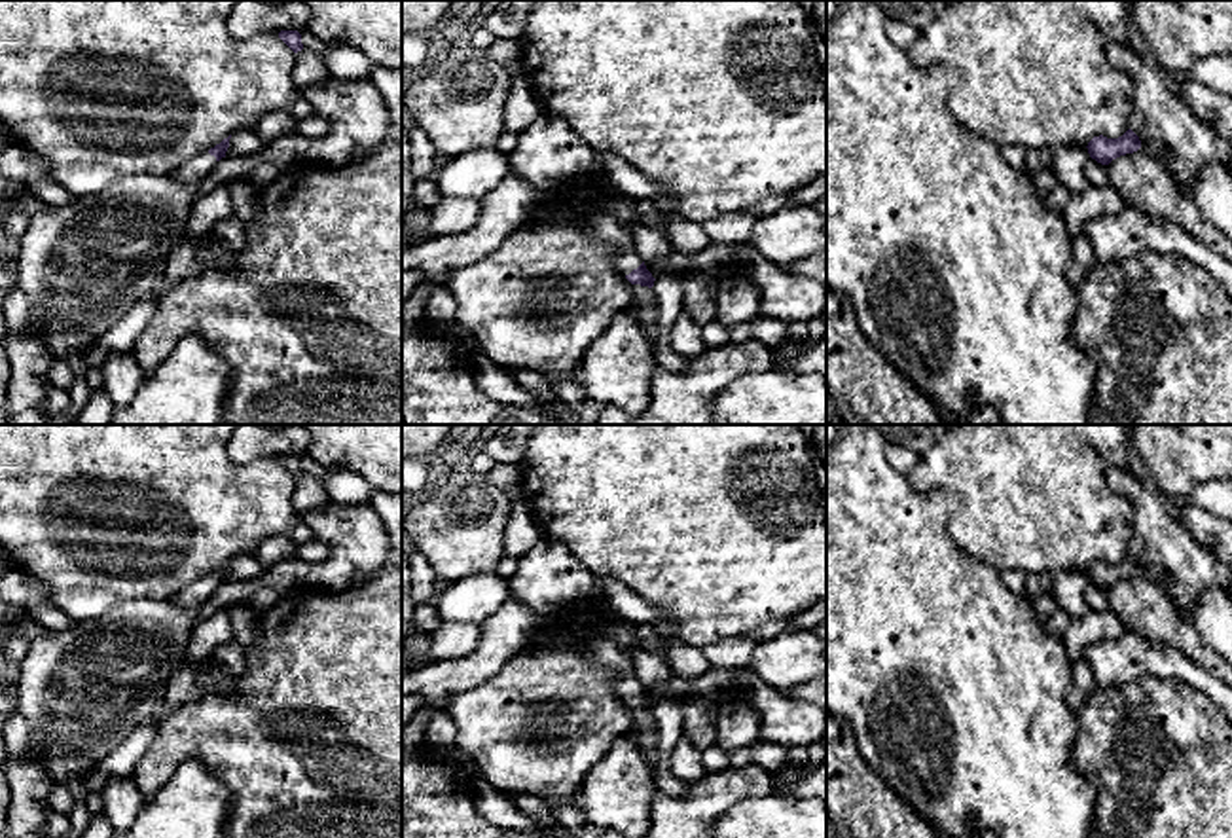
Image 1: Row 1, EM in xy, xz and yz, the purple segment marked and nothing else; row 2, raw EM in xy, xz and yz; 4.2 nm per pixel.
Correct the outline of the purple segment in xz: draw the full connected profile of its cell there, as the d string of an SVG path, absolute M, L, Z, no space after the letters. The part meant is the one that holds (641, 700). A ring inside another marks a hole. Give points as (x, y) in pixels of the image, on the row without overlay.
M622 679L616 684L616 692L618 696L631 707L631 709L641 709L641 711L654 711L654 701L652 698L646 694L644 686L635 679Z

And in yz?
M1128 554L1118 563L1107 563L1103 559L1094 561L1086 573L1092 584L1096 584L1101 590L1109 590L1113 584L1120 580L1137 576L1141 573L1141 565L1132 554Z

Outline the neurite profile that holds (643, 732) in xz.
M631 709L631 730L627 736L637 743L637 747L644 753L646 760L652 762L656 756L656 722L654 715L641 709Z

